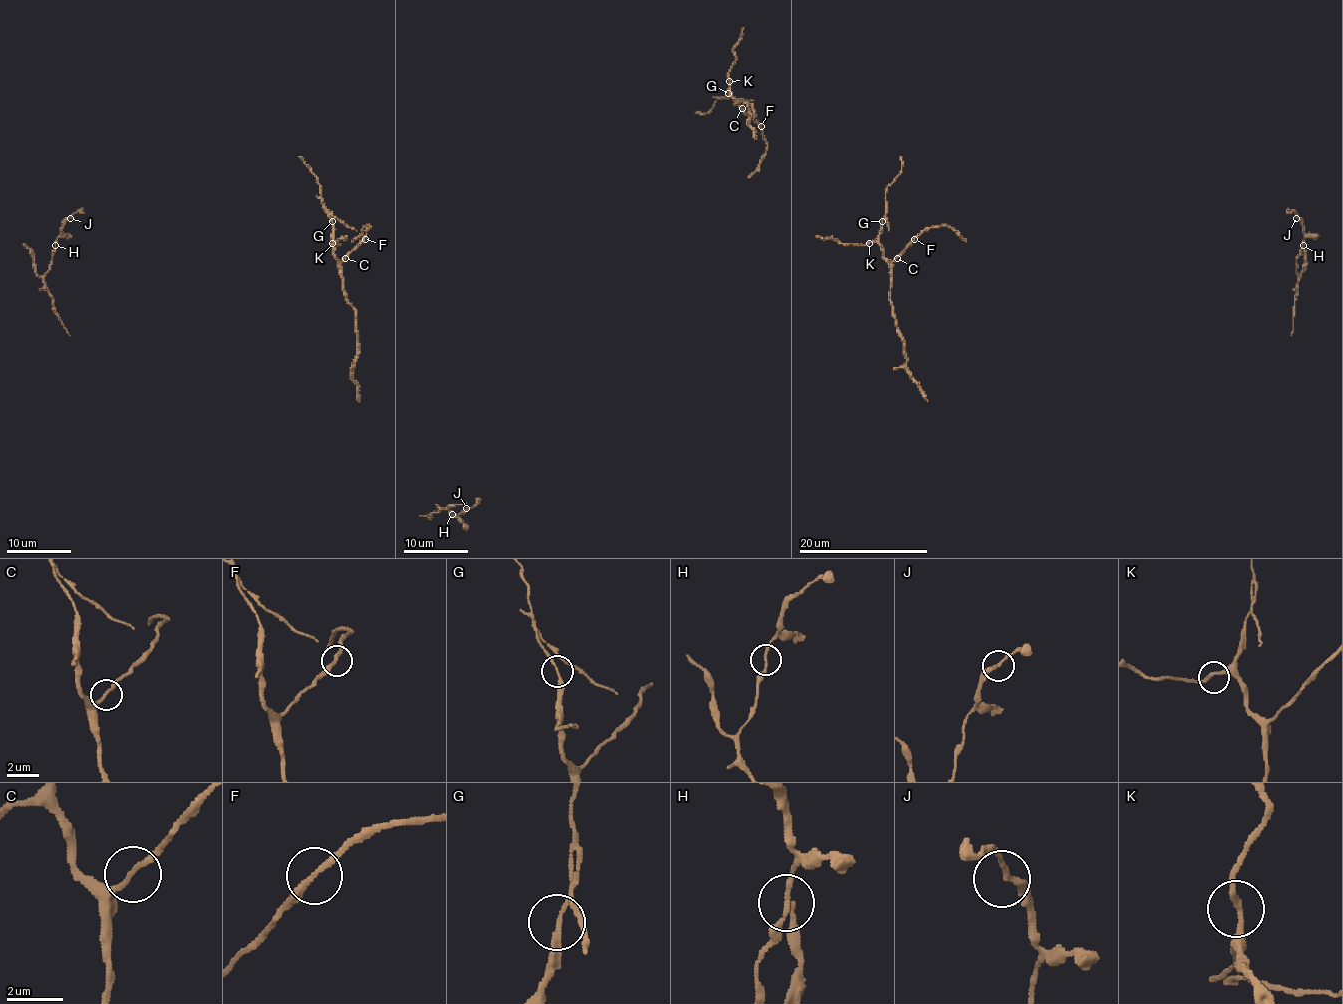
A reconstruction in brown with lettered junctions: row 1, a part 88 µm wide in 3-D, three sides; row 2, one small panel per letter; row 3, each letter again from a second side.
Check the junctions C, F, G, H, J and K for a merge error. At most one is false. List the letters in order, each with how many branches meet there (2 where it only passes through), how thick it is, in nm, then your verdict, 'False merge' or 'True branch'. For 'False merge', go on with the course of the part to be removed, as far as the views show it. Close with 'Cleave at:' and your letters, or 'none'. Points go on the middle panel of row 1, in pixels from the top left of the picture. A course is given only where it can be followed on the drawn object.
C: Branches: 2. Thickness 180 nm. True branch
F: Branches: 2. Thickness 240 nm. True branch
G: Branches: 2. Thickness 190 nm. False merge. Course of the part to remove: (729, 94), (718, 97), (706, 113), (695, 113)
H: Branches: 2. Thickness 180 nm. True branch
J: Branches: 2. Thickness 200 nm. True branch
K: Branches: 2. Thickness 200 nm. True branch
Cleave at: G

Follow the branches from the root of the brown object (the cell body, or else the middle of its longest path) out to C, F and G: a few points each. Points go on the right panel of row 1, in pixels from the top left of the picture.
C: (966, 240), (947, 226), (930, 227), (921, 232), (897, 258)
F: (966, 240), (947, 226), (930, 227), (914, 239)
G: (966, 240), (947, 226), (930, 227), (889, 261), (879, 242), (882, 221)

